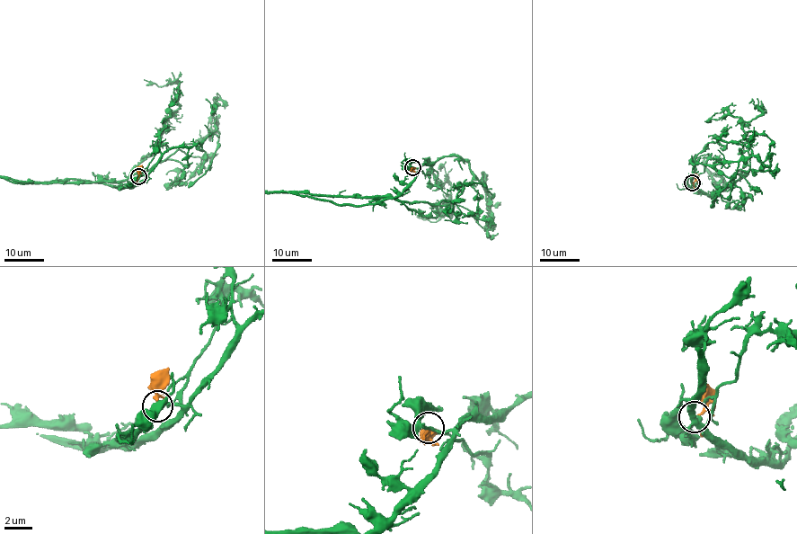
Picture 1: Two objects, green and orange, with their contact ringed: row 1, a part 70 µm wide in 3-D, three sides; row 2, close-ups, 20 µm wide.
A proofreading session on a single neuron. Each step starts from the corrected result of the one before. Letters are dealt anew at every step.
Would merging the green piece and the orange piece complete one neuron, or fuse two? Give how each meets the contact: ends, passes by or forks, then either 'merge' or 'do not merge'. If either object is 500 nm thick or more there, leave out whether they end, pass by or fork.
green passes by | orange passes by | merge

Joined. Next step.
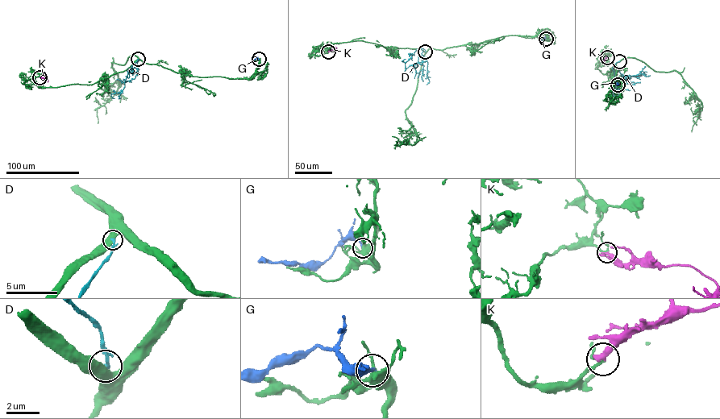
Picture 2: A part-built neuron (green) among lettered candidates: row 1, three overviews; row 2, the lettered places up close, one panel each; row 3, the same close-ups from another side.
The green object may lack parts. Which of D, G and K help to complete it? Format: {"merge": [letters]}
{"merge": ["K"]}

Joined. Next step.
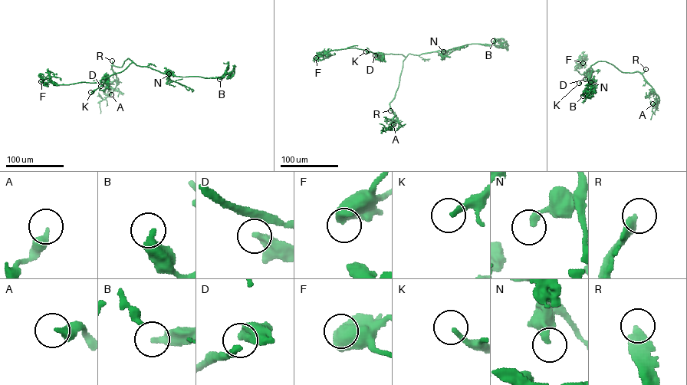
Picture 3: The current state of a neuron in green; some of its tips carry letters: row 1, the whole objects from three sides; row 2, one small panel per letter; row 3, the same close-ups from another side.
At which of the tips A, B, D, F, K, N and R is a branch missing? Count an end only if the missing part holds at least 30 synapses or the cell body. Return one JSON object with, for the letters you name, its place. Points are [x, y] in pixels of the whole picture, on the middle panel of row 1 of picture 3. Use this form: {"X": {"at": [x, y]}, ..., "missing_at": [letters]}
{"D": {"at": [375, 55]}, "K": {"at": [366, 51]}, "R": {"at": [390, 110]}, "missing_at": ["D", "K", "R"]}

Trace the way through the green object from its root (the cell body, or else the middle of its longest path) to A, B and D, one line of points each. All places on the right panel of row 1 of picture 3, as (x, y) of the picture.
A: (593, 64), (605, 61), (622, 72), (639, 72), (659, 97), (659, 103), (652, 103)
B: (593, 64), (590, 67), (593, 70), (589, 84), (585, 89), (587, 95), (583, 96)
D: (593, 64), (586, 72), (589, 78), (585, 79)

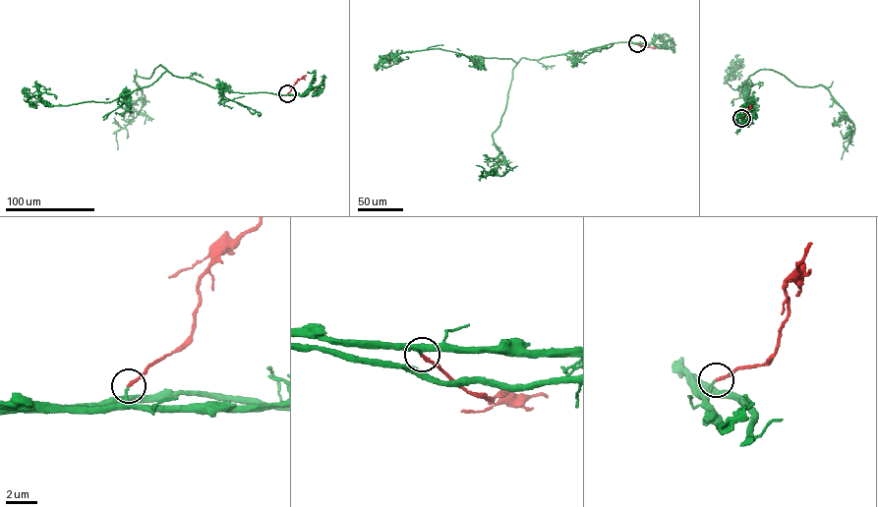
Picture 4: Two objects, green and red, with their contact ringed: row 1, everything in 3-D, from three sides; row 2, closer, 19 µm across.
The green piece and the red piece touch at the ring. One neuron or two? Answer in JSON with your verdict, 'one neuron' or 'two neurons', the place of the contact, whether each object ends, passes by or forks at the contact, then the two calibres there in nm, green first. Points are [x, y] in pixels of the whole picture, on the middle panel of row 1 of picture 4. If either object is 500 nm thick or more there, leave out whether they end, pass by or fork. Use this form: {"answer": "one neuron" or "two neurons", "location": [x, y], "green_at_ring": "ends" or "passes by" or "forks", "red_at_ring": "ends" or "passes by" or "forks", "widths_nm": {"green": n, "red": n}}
{"answer": "one neuron", "location": [637, 43], "green_at_ring": "ends", "red_at_ring": "ends", "widths_nm": {"green": 150, "red": 200}}

